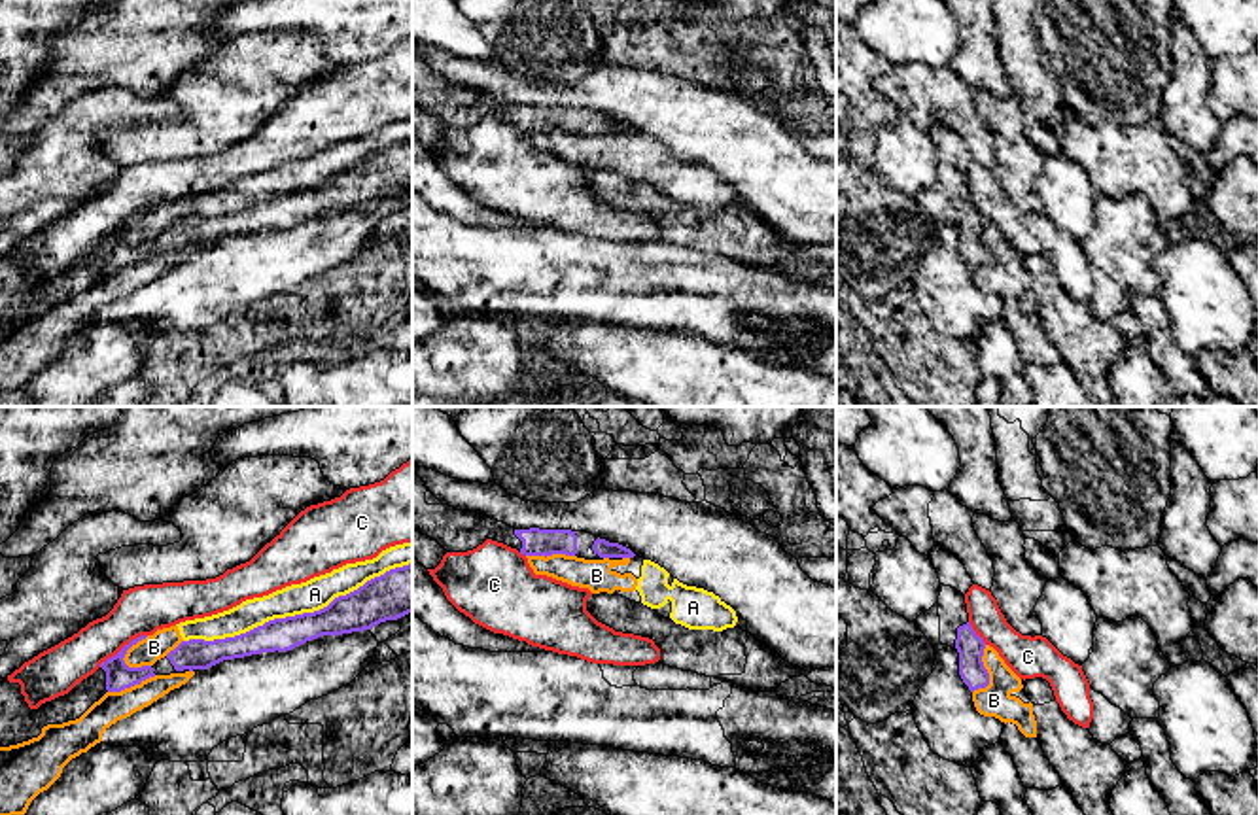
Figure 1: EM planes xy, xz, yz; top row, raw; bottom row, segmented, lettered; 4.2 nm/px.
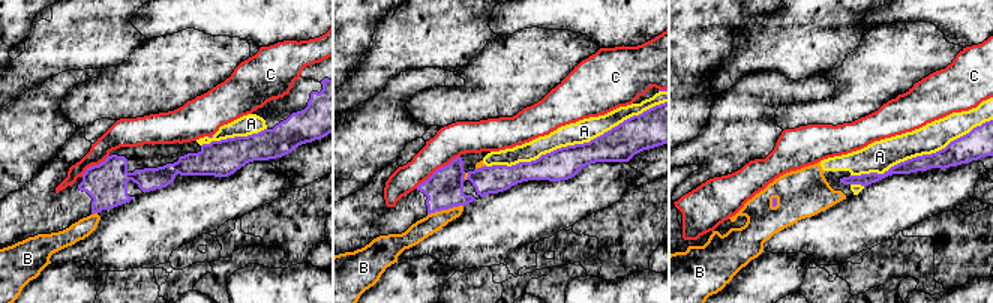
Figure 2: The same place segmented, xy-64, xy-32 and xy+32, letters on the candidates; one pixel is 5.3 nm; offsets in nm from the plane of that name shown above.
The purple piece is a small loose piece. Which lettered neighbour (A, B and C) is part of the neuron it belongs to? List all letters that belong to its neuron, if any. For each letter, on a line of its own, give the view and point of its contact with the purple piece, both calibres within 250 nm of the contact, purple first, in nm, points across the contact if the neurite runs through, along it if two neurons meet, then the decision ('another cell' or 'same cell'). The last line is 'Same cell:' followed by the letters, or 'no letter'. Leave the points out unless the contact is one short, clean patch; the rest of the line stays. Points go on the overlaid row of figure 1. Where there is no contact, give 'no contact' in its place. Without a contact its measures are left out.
A: contact xy (297, 615); calibres 170 and 140 nm; another cell
B: contact xy (129, 647); calibres 110 and 110 nm; border xy (148, 636), (127, 651), (123, 662), (129, 668); another cell
C: contact xy (123, 647); calibres 110 and 200 nm; another cell
Same cell: no letter

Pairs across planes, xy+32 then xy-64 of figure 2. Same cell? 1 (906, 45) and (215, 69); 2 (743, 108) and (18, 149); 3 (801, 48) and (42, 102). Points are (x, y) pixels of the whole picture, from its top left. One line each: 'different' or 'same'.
1: same
2: same
3: different

